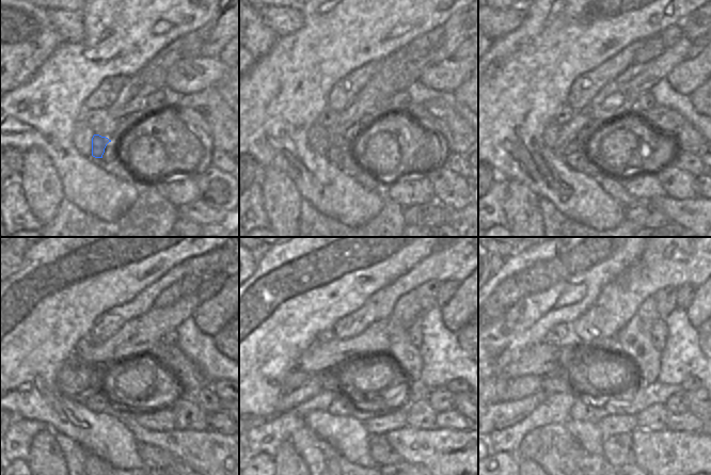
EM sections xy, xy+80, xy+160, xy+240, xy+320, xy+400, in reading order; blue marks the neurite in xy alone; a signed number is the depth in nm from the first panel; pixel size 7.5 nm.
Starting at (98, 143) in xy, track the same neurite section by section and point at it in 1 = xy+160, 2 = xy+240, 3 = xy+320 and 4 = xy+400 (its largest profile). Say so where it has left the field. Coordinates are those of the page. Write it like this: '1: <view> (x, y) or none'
1: xy+160 (580, 161)
2: xy+240 (99, 402)
3: xy+320 (342, 406)
4: xy+400 (583, 409)

